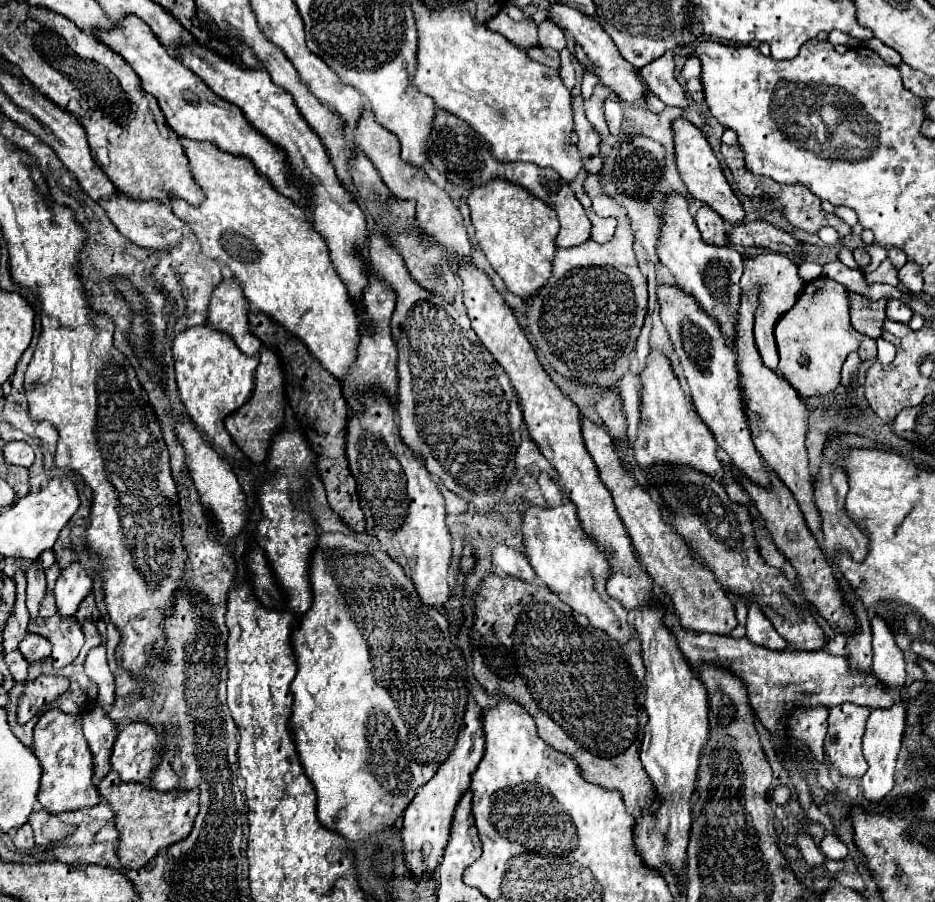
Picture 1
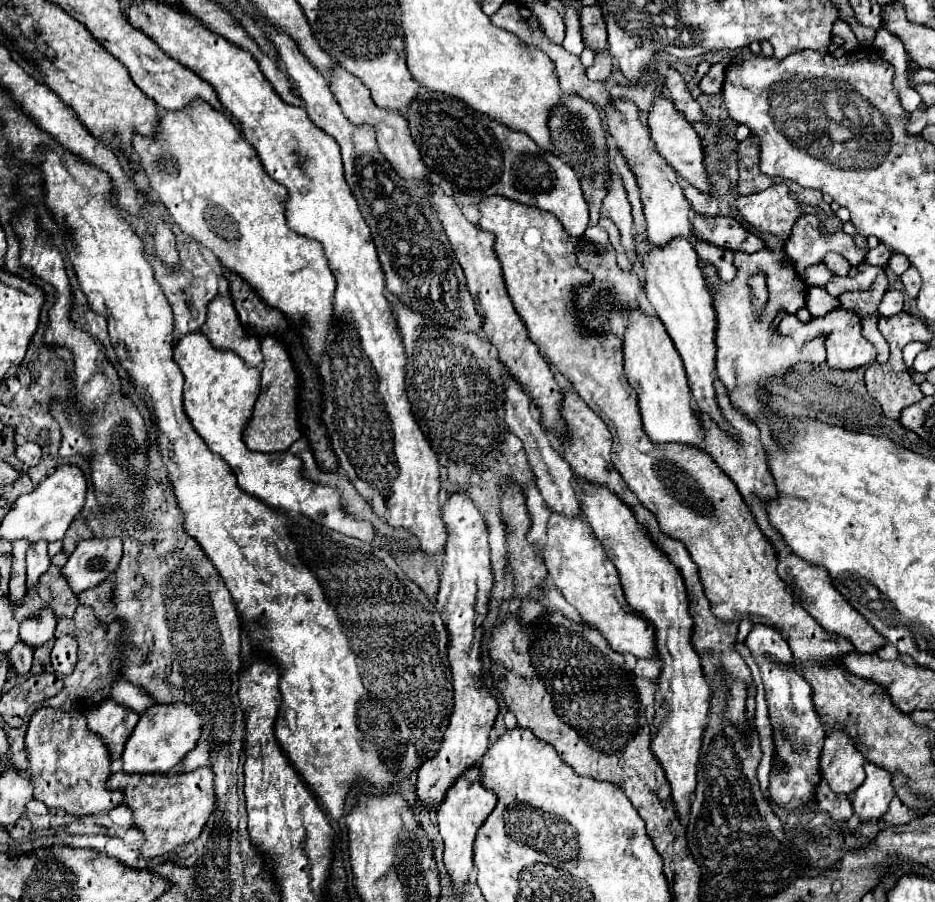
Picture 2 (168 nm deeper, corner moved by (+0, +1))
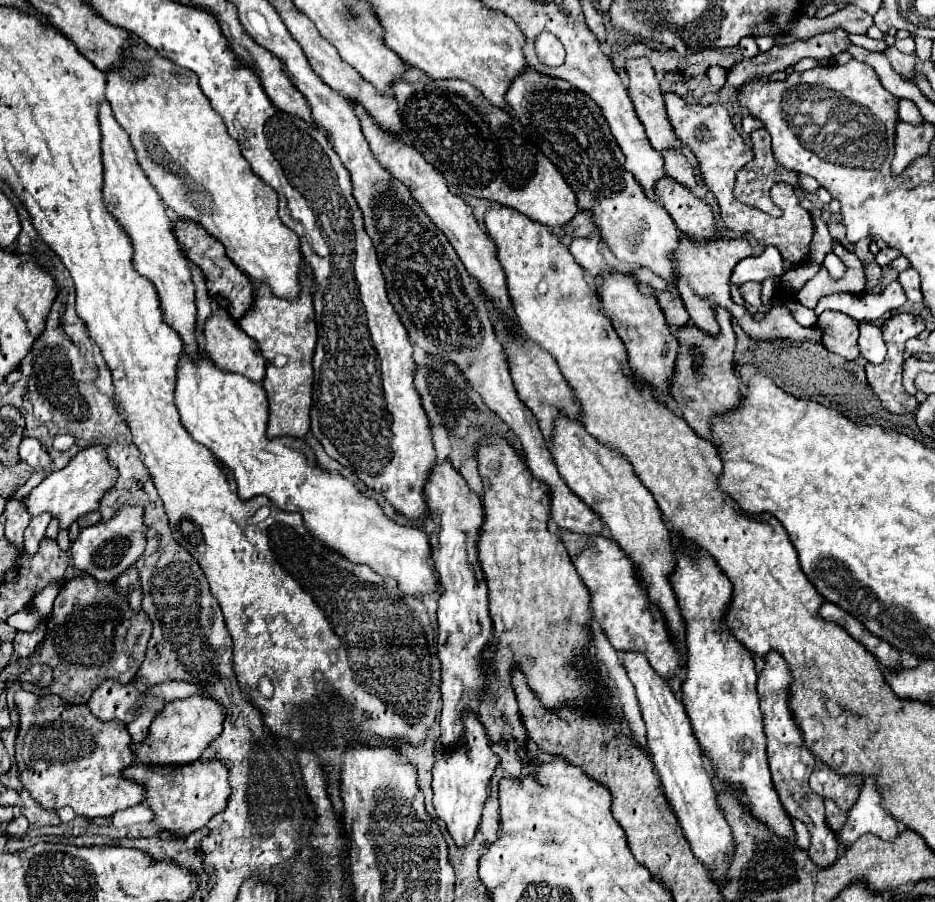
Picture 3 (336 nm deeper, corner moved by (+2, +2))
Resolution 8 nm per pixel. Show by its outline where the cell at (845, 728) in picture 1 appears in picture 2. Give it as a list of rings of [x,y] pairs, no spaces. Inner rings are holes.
[[[831,729],[827,733],[821,751],[821,775],[835,793],[849,795],[865,781],[863,763],[863,755],[845,729]]]

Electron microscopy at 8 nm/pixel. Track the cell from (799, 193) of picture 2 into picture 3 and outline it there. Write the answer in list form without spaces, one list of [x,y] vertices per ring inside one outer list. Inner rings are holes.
[[[755,130],[751,134],[751,144],[753,144],[755,160],[737,172],[737,182],[733,192],[739,202],[763,210],[763,206],[767,206],[767,194],[771,186],[775,182],[787,182],[795,186],[797,174],[785,170],[775,160],[771,150],[771,136],[767,130]]]

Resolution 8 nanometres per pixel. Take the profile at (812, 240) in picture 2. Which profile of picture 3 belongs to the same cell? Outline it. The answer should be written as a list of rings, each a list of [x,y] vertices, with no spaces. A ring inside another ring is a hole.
[[[815,218],[815,236],[813,236],[813,242],[811,242],[811,260],[821,264],[823,258],[831,252],[831,234],[827,232],[827,226],[821,218]]]

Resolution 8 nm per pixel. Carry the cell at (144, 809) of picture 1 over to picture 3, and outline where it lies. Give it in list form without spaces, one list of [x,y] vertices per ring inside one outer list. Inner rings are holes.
[[[201,758],[189,764],[159,766],[159,764],[133,764],[123,770],[123,776],[145,786],[145,804],[153,808],[155,822],[179,836],[191,834],[203,828],[215,814],[223,812],[229,800],[229,780],[227,768],[221,760]]]

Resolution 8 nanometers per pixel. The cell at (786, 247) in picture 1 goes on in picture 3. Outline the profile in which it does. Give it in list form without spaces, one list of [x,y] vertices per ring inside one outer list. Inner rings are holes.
[[[665,176],[655,182],[653,194],[659,198],[663,208],[669,212],[677,228],[689,234],[695,242],[717,238],[715,218],[711,214],[711,208],[703,200],[693,196],[689,190],[685,190],[683,184]]]

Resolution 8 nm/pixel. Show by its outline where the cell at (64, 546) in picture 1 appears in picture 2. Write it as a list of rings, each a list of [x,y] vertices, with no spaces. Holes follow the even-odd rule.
[[[75,519],[63,537],[63,551],[69,555],[75,549],[75,545],[83,539],[91,539],[91,531],[83,519]]]

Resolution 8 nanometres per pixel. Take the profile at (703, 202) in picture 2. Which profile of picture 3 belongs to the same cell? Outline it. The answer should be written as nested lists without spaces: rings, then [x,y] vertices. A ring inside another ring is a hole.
[[[675,148],[665,150],[663,160],[665,160],[665,172],[667,172],[667,176],[671,176],[673,180],[681,182],[683,186],[685,186],[685,184],[687,184],[689,188],[695,186],[695,174],[693,174],[693,168],[689,166],[687,158],[685,158],[679,150],[675,150]]]

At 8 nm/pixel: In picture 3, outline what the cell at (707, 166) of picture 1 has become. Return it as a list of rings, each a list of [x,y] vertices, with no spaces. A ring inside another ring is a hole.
[[[641,56],[641,58],[629,58],[625,62],[625,72],[629,76],[629,86],[627,86],[627,92],[629,92],[629,98],[635,106],[635,112],[637,112],[637,118],[641,120],[645,132],[647,132],[647,138],[651,142],[651,146],[657,150],[657,152],[663,152],[667,148],[679,148],[679,142],[673,134],[673,128],[669,126],[669,118],[667,118],[667,112],[665,112],[665,104],[663,104],[663,94],[659,90],[659,80],[655,76],[655,70],[649,62],[649,58]]]

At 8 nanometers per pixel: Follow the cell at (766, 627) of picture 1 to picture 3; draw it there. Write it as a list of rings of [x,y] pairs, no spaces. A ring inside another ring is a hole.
[[[771,654],[769,658],[765,658],[765,668],[759,674],[759,682],[757,682],[757,694],[761,700],[761,712],[763,712],[763,730],[767,736],[767,756],[769,756],[769,768],[773,774],[773,784],[775,790],[779,794],[779,800],[785,808],[785,812],[791,818],[801,820],[809,834],[811,834],[811,848],[809,848],[809,858],[821,866],[827,868],[831,866],[837,856],[839,856],[839,842],[835,838],[835,832],[831,828],[827,828],[825,824],[825,808],[823,808],[823,798],[819,794],[815,794],[809,788],[809,776],[817,764],[817,760],[809,754],[809,750],[803,746],[803,738],[801,738],[801,730],[797,730],[797,724],[793,722],[791,710],[789,710],[789,668],[785,666],[785,660],[781,658],[781,654]]]

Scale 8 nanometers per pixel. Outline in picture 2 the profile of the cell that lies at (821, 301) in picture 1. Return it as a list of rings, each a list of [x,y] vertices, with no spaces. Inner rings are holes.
[[[833,309],[833,311],[825,313],[823,317],[811,317],[807,323],[799,321],[795,315],[785,315],[783,323],[779,323],[779,335],[793,337],[797,343],[803,343],[803,341],[809,341],[815,337],[823,337],[825,339],[826,362],[831,369],[863,367],[863,365],[875,363],[875,357],[877,357],[873,343],[869,343],[863,337],[861,319],[857,315],[851,315],[851,311],[843,311],[843,309]]]

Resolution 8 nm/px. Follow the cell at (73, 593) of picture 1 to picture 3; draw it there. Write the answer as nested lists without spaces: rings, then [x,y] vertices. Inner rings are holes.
[[[123,506],[111,520],[83,528],[77,540],[71,544],[71,558],[75,562],[75,568],[89,572],[99,582],[113,582],[139,560],[145,550],[145,542],[147,526],[143,522],[143,508]]]

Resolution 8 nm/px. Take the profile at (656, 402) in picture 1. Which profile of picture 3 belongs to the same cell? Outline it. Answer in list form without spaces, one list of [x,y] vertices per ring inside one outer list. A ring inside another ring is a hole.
[[[619,268],[603,274],[603,284],[595,286],[595,294],[603,304],[603,314],[611,320],[615,332],[627,346],[631,370],[641,380],[653,384],[661,402],[667,402],[669,374],[673,374],[673,362],[677,358],[677,338],[667,326],[665,314],[657,304],[657,296],[641,292],[639,282],[629,272]]]

